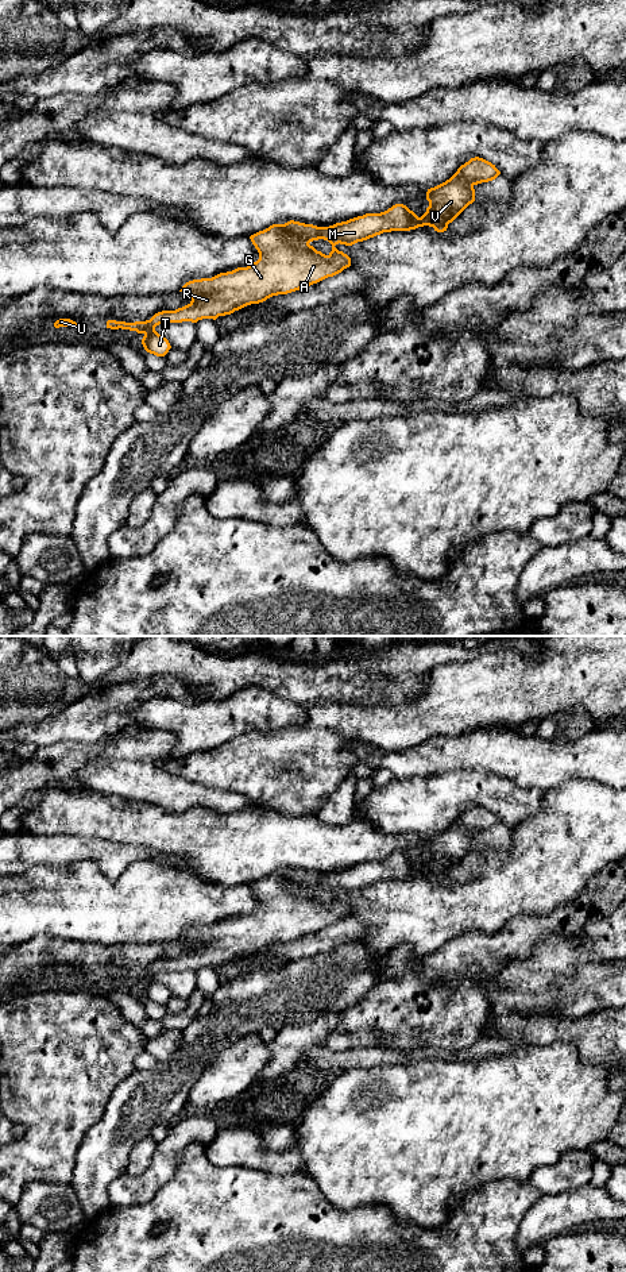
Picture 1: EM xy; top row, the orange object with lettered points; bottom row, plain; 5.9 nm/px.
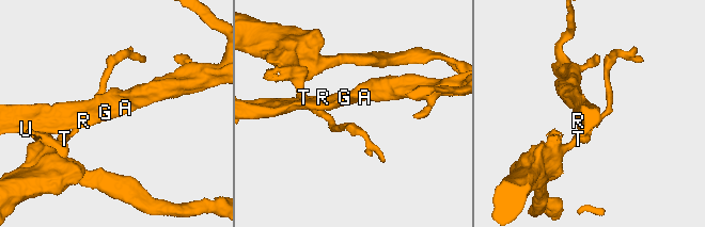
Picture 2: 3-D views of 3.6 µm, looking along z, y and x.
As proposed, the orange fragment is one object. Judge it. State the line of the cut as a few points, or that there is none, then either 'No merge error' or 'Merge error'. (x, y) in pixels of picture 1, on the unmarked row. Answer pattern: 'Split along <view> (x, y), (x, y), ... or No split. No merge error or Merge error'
Split along xy (154, 975), (145, 982). Merge error

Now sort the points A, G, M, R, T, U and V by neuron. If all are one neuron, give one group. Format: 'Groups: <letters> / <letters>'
Groups: A G M R U V / T

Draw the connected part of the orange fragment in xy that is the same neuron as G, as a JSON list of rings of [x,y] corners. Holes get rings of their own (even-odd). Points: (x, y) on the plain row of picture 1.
[[[471,806],[449,828],[428,837],[429,855],[421,866],[406,853],[395,852],[385,860],[366,862],[329,875],[294,868],[273,872],[250,884],[259,901],[259,907],[252,913],[186,930],[179,940],[185,940],[192,949],[182,956],[158,960],[146,970],[108,968],[107,976],[146,982],[163,971],[216,968],[273,944],[310,934],[351,914],[351,906],[339,899],[336,893],[352,894],[383,880],[410,879],[424,874],[444,880],[475,849],[474,834],[492,829],[499,822],[491,810]],[[318,887],[332,893],[328,903],[309,893]]]

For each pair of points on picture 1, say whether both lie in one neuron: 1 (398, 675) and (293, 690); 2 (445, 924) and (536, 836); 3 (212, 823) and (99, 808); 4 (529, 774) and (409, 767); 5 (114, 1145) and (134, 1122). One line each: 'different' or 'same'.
1: same
2: same
3: same
4: same
5: same

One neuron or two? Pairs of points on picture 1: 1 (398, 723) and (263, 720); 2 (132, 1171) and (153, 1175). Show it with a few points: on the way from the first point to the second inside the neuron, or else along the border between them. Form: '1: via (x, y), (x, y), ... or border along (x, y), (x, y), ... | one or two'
1: border along (308, 709), (302, 723), (274, 732) | two
2: border along (155, 1144), (149, 1166), (138, 1175), (128, 1176) | two

